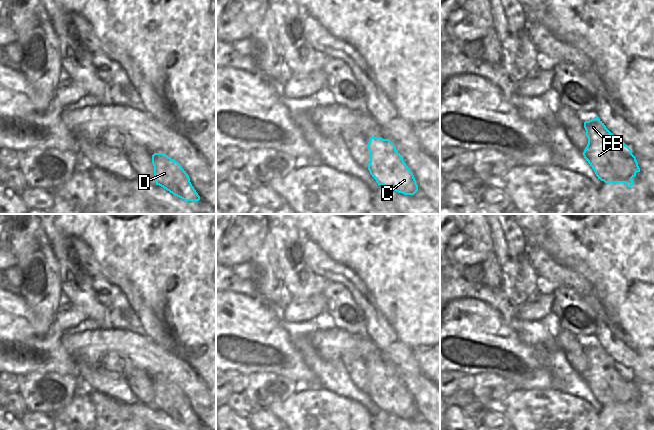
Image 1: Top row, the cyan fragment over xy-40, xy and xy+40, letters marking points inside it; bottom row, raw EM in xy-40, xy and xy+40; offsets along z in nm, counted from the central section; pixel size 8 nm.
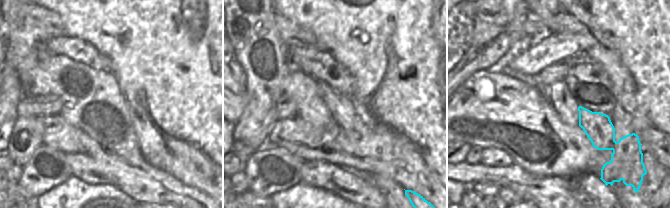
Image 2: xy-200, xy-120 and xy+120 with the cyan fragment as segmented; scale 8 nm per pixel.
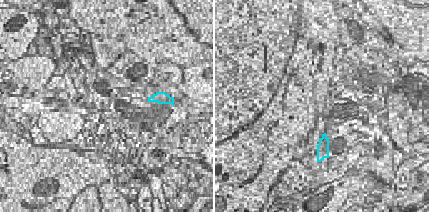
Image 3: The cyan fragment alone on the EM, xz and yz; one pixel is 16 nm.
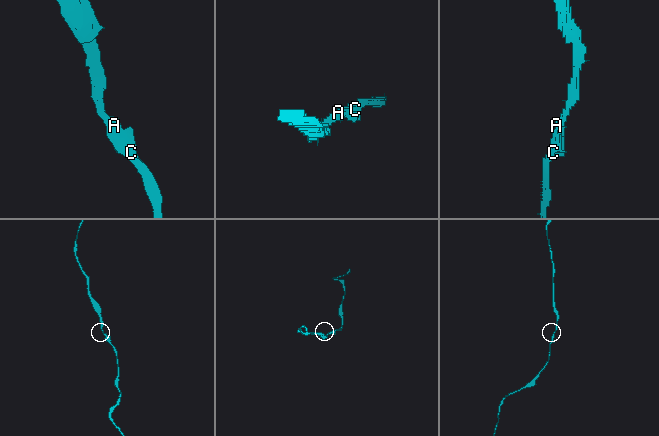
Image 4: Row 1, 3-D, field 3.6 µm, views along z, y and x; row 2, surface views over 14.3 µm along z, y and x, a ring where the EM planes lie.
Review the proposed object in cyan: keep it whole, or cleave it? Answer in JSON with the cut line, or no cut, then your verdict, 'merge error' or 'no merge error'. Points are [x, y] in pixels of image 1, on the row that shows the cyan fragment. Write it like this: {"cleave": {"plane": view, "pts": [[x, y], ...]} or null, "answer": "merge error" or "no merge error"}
{"cleave": null, "answer": "no merge error"}

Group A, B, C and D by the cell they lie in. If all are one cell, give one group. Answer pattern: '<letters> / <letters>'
A B C D

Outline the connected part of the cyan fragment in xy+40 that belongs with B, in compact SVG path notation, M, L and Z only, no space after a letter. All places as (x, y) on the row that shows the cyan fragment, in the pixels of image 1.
M596 115L593 119L584 122L588 144L582 153L586 161L594 170L596 176L605 183L625 183L630 188L634 182L633 177L640 172L636 157L632 150L616 139Z

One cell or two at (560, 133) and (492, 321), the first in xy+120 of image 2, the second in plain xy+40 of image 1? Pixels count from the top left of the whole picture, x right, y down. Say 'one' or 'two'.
one

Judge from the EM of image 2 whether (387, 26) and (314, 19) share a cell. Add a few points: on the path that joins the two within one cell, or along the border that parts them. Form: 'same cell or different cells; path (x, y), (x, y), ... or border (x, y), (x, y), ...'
same cell; path (369, 19), (332, 19)

